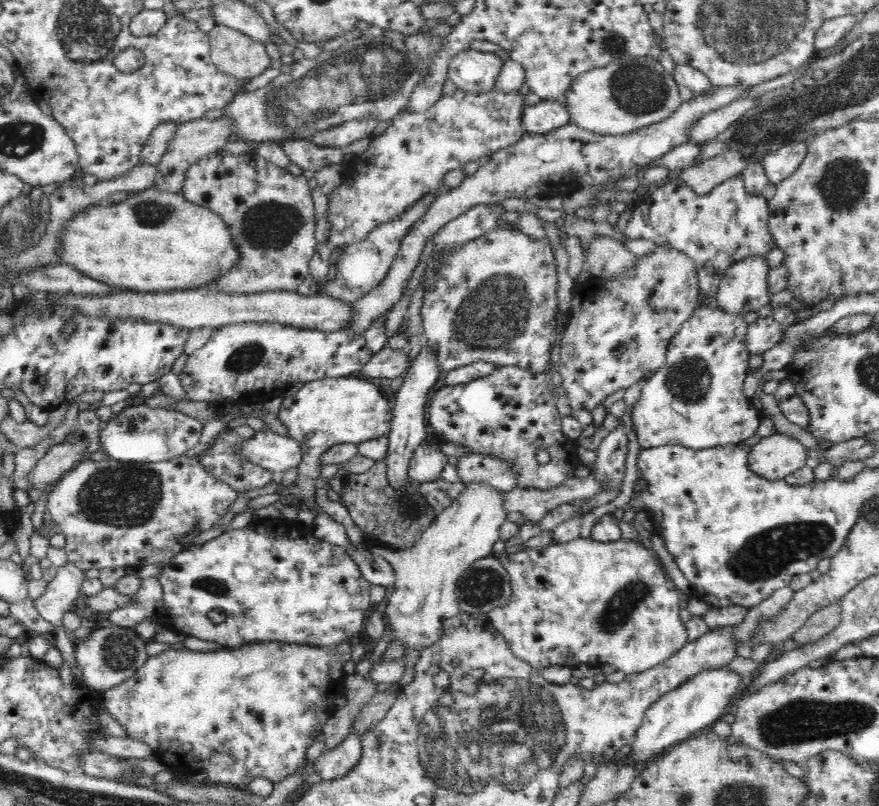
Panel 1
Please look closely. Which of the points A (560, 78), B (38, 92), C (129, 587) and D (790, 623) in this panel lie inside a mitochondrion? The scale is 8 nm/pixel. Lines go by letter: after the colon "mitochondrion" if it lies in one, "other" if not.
A: other
B: other
C: other
D: other

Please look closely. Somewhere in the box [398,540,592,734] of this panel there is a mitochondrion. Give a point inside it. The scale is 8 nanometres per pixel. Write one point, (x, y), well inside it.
(483, 585)

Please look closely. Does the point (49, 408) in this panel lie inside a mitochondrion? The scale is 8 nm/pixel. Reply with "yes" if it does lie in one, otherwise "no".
no

